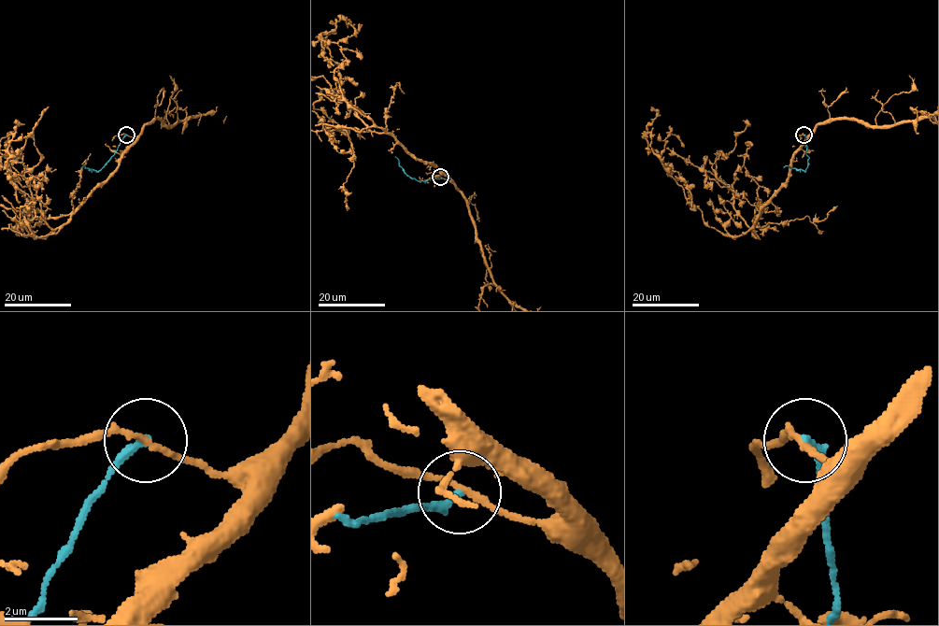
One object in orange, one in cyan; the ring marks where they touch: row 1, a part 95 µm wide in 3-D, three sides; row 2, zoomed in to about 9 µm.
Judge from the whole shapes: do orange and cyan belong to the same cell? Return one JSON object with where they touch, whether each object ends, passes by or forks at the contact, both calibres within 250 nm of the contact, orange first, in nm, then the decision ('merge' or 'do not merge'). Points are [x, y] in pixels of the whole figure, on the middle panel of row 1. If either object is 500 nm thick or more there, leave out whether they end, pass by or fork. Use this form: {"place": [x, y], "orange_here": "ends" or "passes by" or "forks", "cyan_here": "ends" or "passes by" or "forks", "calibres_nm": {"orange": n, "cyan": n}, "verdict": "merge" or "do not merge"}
{"place": [440, 177], "orange_here": "passes by", "cyan_here": "ends", "calibres_nm": {"orange": 150, "cyan": 240}, "verdict": "do not merge"}

